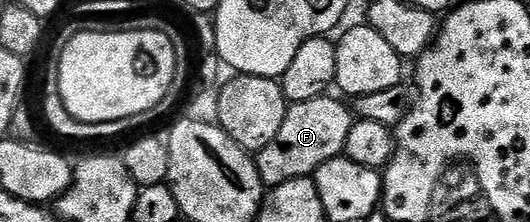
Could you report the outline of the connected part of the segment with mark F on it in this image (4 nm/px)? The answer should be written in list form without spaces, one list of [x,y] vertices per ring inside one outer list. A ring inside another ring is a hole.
[[[325,93],[314,101],[291,104],[286,113],[286,121],[282,121],[282,129],[278,129],[274,141],[270,141],[266,149],[255,152],[256,168],[265,188],[271,189],[286,181],[315,176],[317,169],[326,165],[326,161],[344,155],[346,137],[354,122],[354,112],[347,102],[339,103],[330,96]]]

